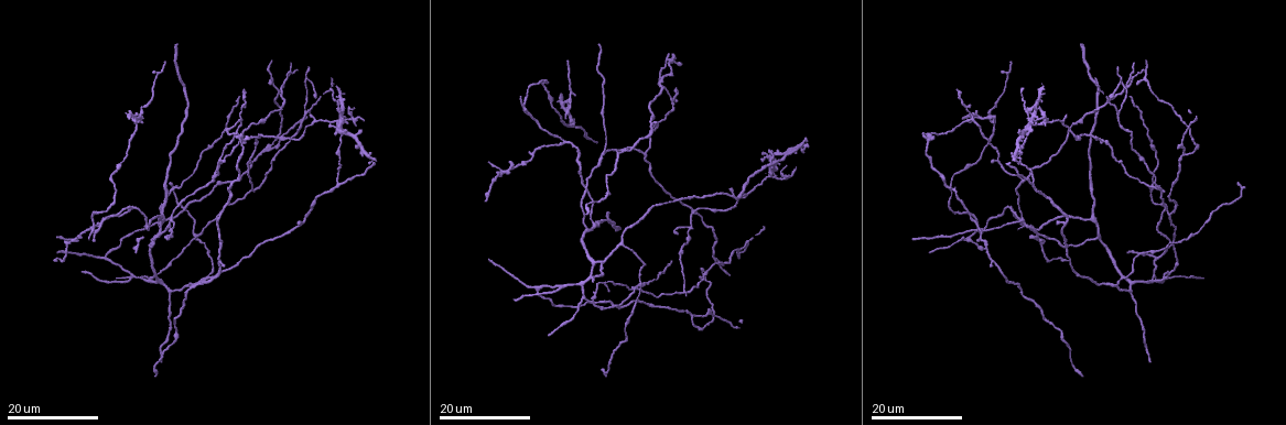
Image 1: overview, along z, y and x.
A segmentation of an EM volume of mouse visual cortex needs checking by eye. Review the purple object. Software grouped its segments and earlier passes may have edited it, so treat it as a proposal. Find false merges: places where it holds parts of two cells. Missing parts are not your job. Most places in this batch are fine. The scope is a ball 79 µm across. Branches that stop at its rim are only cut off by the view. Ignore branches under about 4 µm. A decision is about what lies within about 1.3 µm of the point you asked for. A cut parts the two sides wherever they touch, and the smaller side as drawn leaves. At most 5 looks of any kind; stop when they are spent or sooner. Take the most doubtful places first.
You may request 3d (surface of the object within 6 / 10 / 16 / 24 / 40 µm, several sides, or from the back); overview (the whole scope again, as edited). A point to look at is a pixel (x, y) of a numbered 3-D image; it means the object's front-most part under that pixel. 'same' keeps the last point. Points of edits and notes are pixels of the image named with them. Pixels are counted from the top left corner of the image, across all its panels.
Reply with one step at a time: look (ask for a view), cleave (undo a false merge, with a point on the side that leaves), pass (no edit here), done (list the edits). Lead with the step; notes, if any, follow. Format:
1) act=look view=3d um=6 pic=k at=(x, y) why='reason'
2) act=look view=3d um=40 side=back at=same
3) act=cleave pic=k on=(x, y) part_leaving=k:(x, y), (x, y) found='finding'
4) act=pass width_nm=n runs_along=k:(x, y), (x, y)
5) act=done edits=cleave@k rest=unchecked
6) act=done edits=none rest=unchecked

act=look view=3d um=16 pic=1 at=(683, 292) why='four arms meet'

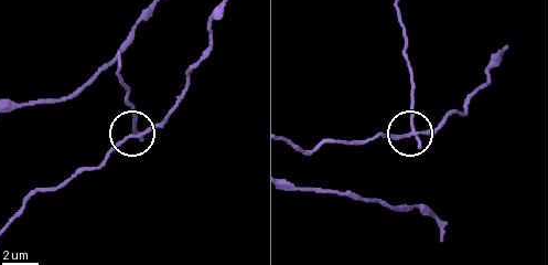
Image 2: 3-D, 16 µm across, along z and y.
act=look view=3d um=10 pic=2 at=(134, 130)

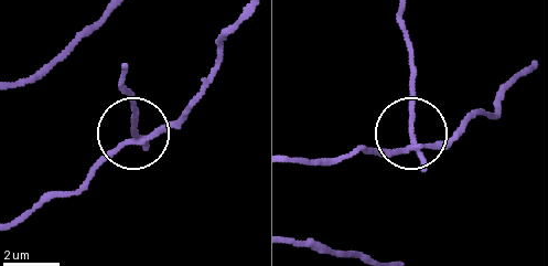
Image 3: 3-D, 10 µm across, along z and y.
act=cleave pic=3 on=(133, 125) width_nm=170 part_leaving=3:(138, 138), (131, 130), (125, 73) found='two cells meet here'

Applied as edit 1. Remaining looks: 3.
act=look view=overview

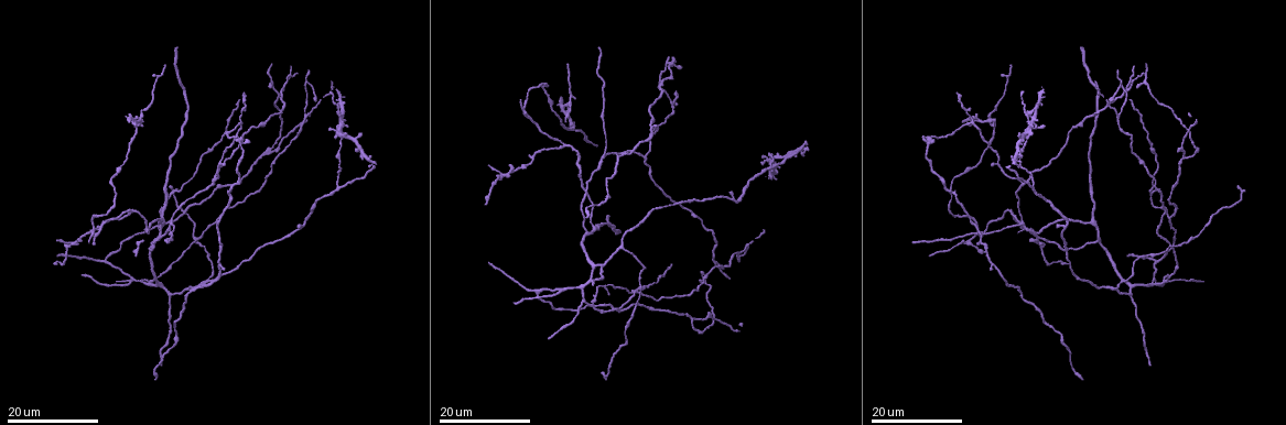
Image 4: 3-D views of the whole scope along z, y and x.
act=look view=3d um=16 pic=4 at=(338, 184) why='branch point'

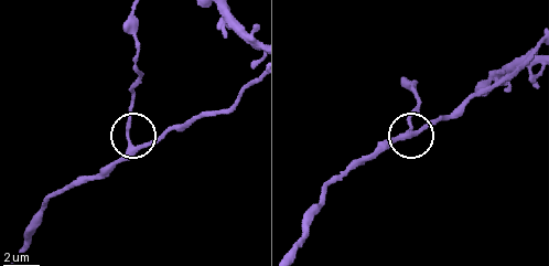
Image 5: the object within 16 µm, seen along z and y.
act=look view=3d um=6 pic=5 at=(129, 140) why='zoom in'

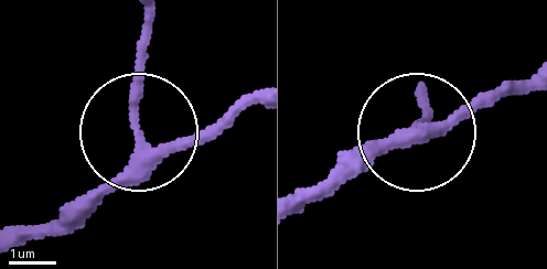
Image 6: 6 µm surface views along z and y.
act=pass side_arm_um=12 runs_along=6:(27, 236), (63, 224), (138, 133), (224, 133) found='all the same cell'

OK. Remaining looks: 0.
act=done edits=cleave@3 rest=unchecked

